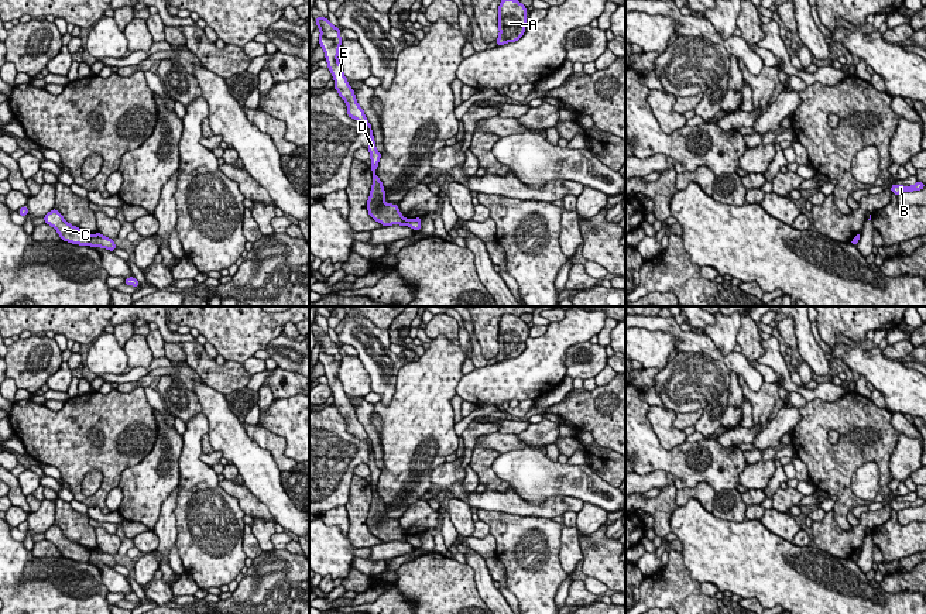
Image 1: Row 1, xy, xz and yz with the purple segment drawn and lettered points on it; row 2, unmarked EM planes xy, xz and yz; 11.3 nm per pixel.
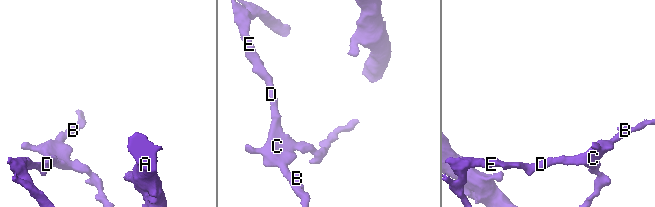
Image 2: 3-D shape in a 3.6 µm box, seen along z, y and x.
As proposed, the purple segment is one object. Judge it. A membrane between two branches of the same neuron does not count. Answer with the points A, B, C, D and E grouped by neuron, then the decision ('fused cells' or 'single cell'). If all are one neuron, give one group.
groups A / B C D E; fused cells

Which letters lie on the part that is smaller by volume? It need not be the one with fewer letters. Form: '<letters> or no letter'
B, C, D, E

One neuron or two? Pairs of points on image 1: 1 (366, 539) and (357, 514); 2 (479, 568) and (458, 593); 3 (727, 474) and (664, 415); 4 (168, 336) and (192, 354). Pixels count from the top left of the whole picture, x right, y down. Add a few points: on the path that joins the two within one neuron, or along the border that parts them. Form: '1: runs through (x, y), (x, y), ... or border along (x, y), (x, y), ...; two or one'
1: runs through (360, 534), (357, 520); one
2: border along (466, 562), (473, 570), (474, 586), (482, 599); two
3: border along (654, 428), (658, 441), (666, 449), (685, 442); two
4: border along (178, 342), (196, 343); two

